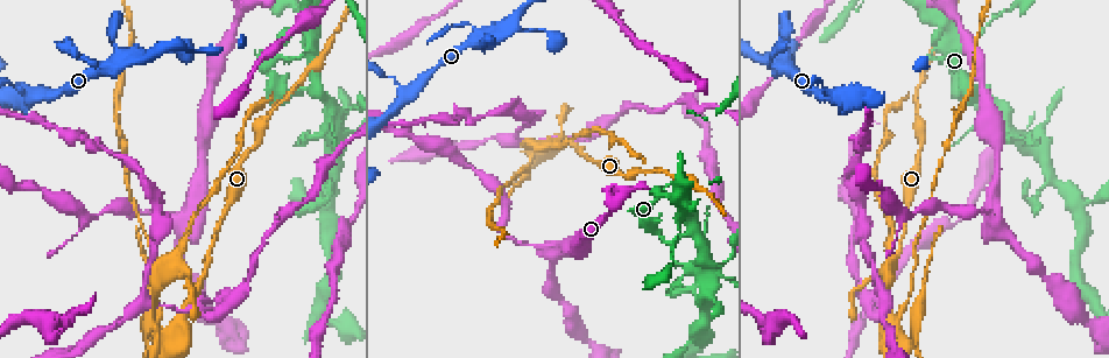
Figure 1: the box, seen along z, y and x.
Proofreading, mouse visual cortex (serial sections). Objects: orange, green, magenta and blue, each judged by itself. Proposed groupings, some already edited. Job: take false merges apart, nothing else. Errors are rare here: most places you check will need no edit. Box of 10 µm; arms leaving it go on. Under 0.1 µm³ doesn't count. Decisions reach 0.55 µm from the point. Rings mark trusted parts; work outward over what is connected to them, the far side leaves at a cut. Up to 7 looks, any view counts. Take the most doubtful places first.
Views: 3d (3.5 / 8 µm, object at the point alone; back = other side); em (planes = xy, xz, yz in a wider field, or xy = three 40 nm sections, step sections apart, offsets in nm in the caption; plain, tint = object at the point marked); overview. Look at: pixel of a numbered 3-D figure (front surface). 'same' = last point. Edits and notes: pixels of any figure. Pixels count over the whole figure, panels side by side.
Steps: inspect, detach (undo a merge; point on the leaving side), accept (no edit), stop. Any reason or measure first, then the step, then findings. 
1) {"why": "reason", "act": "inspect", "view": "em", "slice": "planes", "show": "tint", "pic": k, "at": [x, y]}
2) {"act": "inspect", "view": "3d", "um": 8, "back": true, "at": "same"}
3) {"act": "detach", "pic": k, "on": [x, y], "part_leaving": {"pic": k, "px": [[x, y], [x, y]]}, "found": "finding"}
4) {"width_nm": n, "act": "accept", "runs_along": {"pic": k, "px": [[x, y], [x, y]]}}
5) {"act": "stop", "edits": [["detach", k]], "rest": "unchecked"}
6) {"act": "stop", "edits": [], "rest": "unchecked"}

{"why": "arms part here", "act": "inspect", "view": "3d", "um": 3.5, "back": true, "pic": 1, "at": [182, 223]}

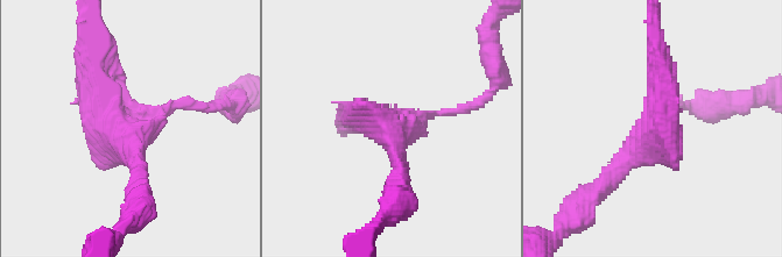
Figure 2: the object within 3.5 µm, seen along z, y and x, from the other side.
{"why": "now the EM", "act": "inspect", "view": "em", "slice": "xy", "step": 3, "show": "tint", "pic": 2, "at": [125, 131]}

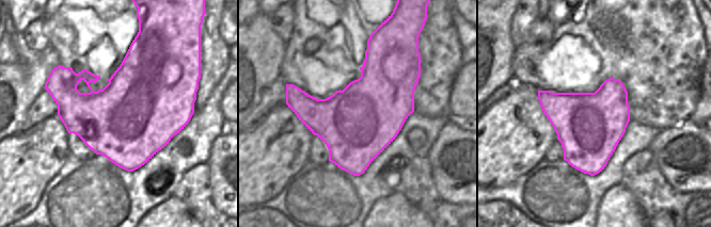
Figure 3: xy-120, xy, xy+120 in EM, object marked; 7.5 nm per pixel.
{"why": "cut it another way", "act": "inspect", "view": "em", "slice": "xy", "step": 5, "show": "tint", "at": "same"}

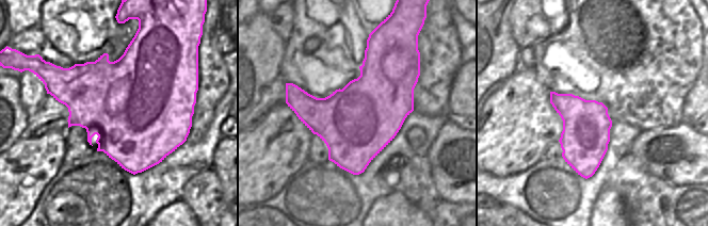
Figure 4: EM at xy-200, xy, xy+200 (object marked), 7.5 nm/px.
{"act": "accept", "runs_along": {"pic": 2, "px": [[662, 62], [656, 133], [599, 186]]}, "found": "continuous, no second cell"}

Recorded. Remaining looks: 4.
{"act": "inspect", "view": "3d", "um": 3.5, "pic": 1, "at": [33, 96]}

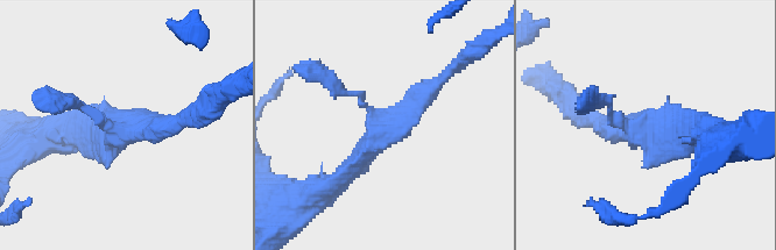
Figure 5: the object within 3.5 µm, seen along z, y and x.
{"arms": 3, "arm_widths_nm": [100, 200, 300], "act": "inspect", "view": "em", "slice": "xy", "step": 2, "show": "tint", "pic": 5, "at": [126, 128]}

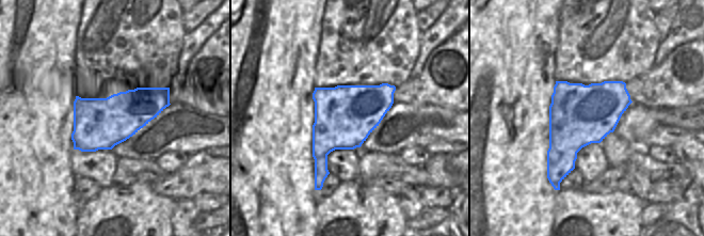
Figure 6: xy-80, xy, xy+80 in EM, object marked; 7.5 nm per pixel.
{"why": "cut it another way", "act": "inspect", "view": "em", "slice": "xy", "step": 3, "show": "tint", "at": "same"}

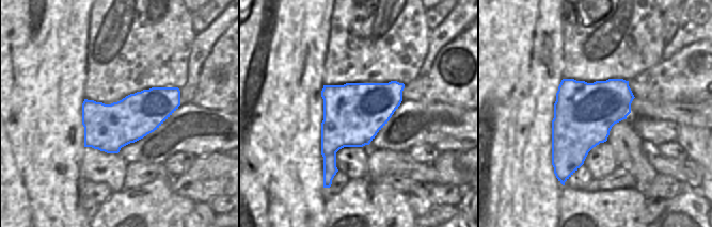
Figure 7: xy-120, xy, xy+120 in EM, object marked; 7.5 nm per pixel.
{"act": "accept", "runs_along": {"pic": 5, "px": [[448, 74], [387, 124], [337, 181]]}, "found": "one cell here"}

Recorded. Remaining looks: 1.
{"act": "stop", "edits": [], "rest": "unchecked"}

